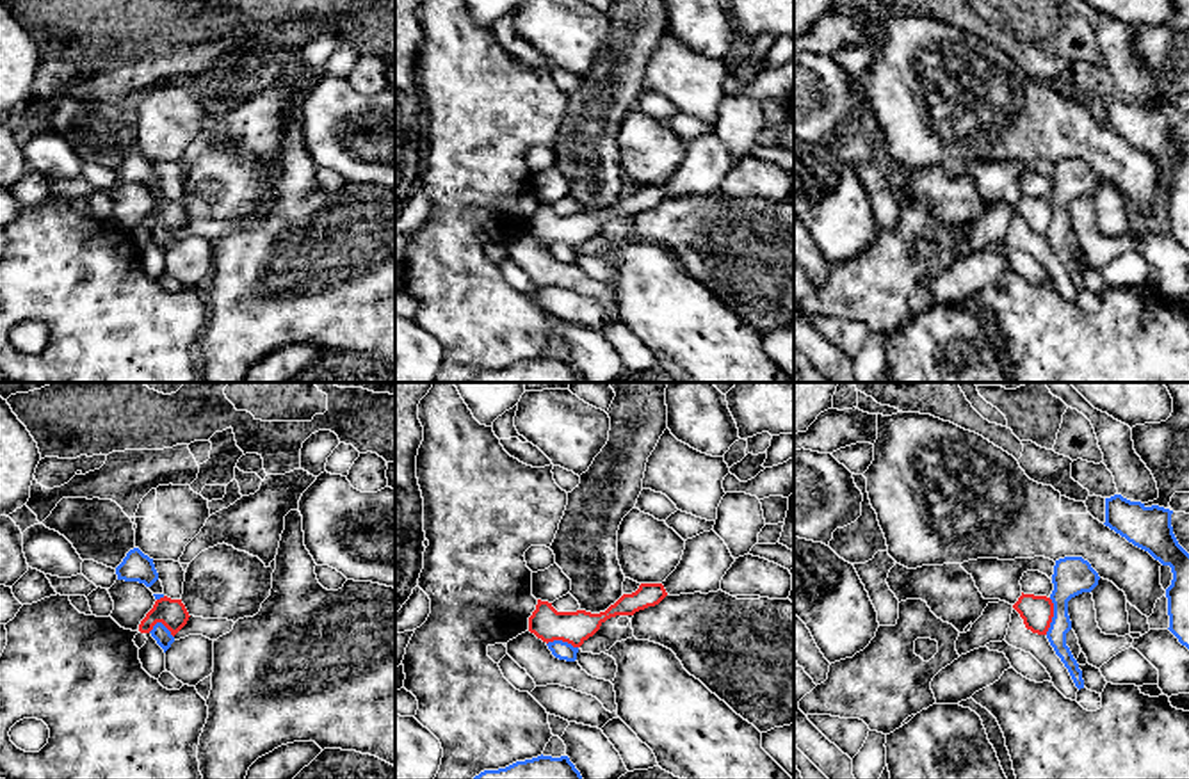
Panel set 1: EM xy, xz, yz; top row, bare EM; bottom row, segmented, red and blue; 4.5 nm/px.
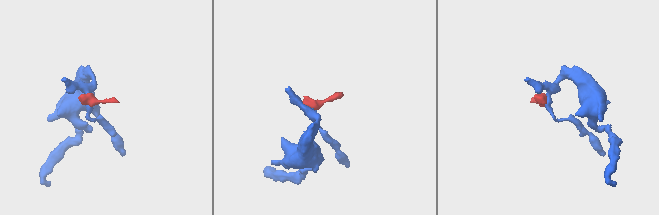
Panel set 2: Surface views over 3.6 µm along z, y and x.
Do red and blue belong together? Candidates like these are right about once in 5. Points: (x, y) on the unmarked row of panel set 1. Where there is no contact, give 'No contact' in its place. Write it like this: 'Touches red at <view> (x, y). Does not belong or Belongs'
Touches red at yz (1052, 217). Does not belong

